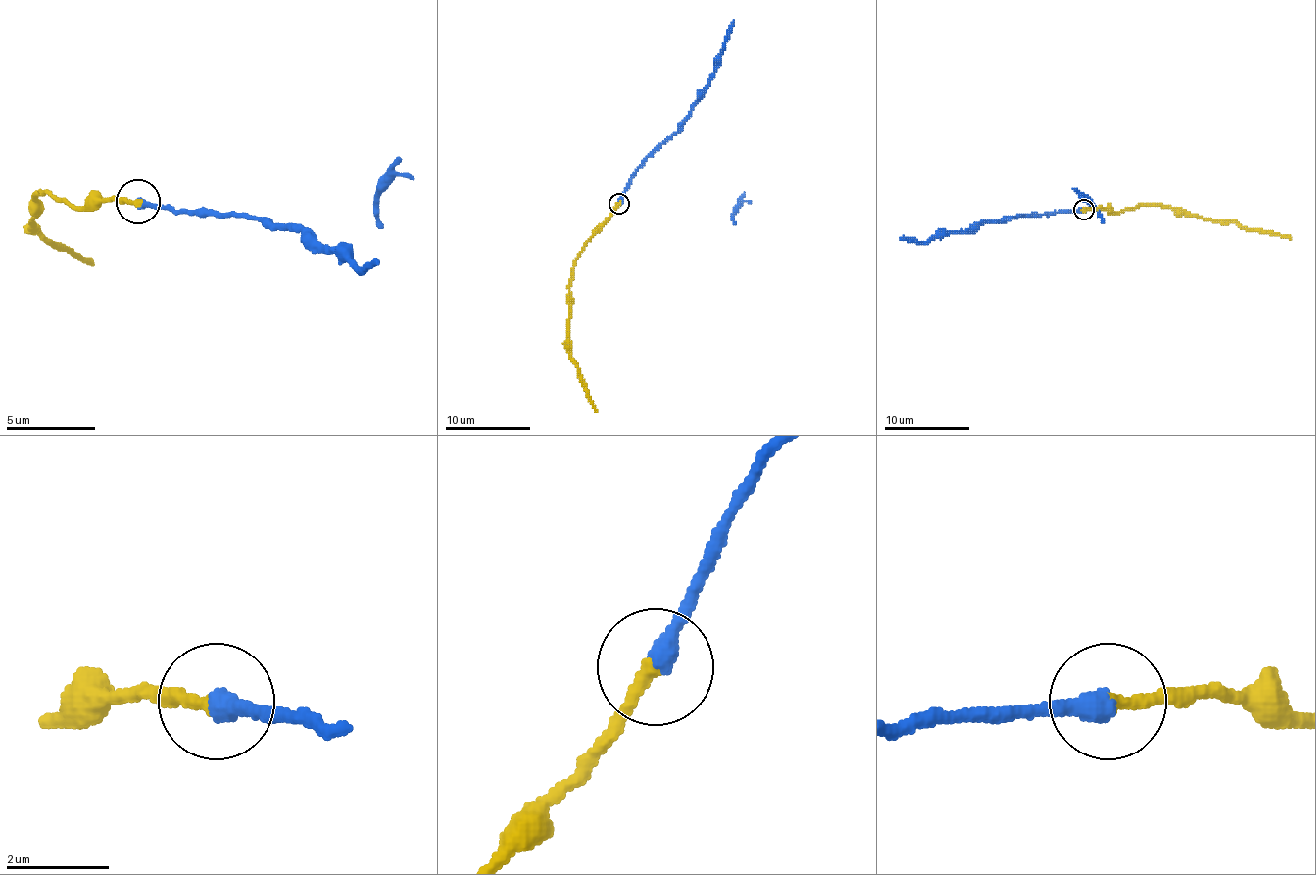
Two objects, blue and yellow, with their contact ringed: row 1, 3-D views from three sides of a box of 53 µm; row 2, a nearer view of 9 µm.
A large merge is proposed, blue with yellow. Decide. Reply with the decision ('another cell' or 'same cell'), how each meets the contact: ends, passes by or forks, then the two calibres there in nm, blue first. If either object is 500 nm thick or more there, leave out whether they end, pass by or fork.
same cell; blue ends; yellow ends; calibres 400 and 320 nm

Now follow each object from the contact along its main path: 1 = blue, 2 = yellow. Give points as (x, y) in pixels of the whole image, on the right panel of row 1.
1: (1083, 210), (1017, 214), (983, 220), (963, 231), (938, 233), (927, 242), (910, 242), (900, 237)
2: (1083, 210), (1179, 208), (1291, 239)

